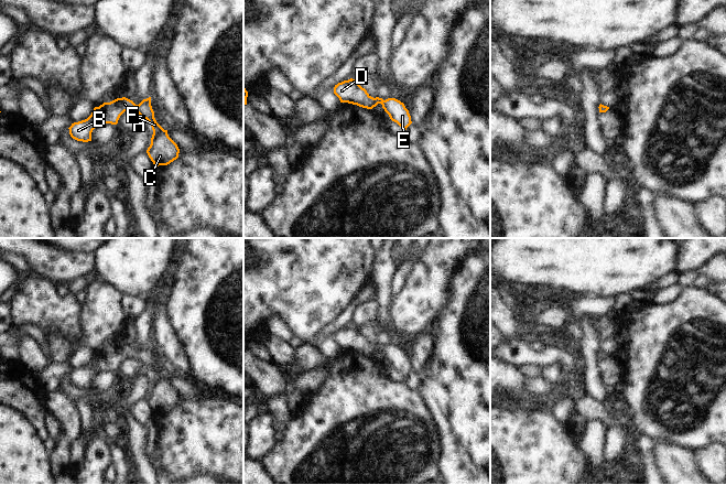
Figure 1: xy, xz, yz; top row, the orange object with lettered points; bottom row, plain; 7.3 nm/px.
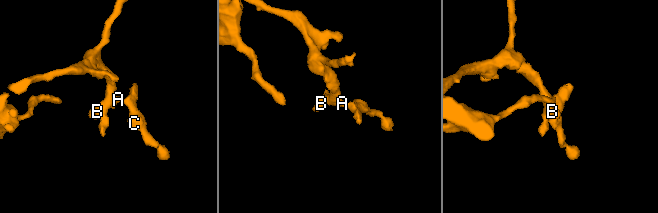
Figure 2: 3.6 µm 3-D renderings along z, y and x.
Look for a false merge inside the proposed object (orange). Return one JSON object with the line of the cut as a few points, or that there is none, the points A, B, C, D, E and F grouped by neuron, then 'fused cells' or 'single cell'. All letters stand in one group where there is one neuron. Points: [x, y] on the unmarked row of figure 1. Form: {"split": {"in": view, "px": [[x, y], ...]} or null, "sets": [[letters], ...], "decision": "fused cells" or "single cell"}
{"split": null, "sets": [["A", "B", "C", "D", "E", "F"]], "decision": "single cell"}

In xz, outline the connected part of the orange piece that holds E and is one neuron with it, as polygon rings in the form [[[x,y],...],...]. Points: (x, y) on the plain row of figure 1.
[[[353,325],[335,332],[334,341],[339,345],[340,349],[353,351],[367,356],[372,356],[378,351],[381,351],[390,366],[397,369],[404,378],[412,370],[409,357],[403,349],[395,345],[386,347],[379,344],[373,345]]]

